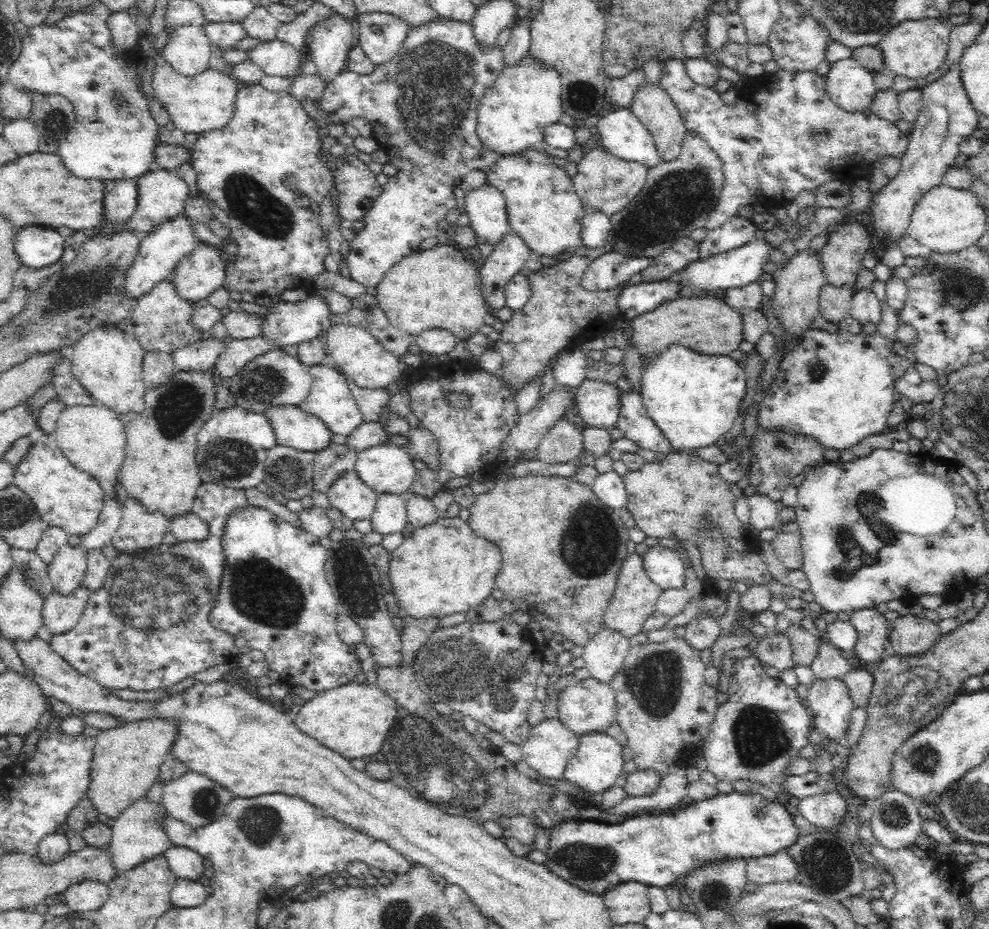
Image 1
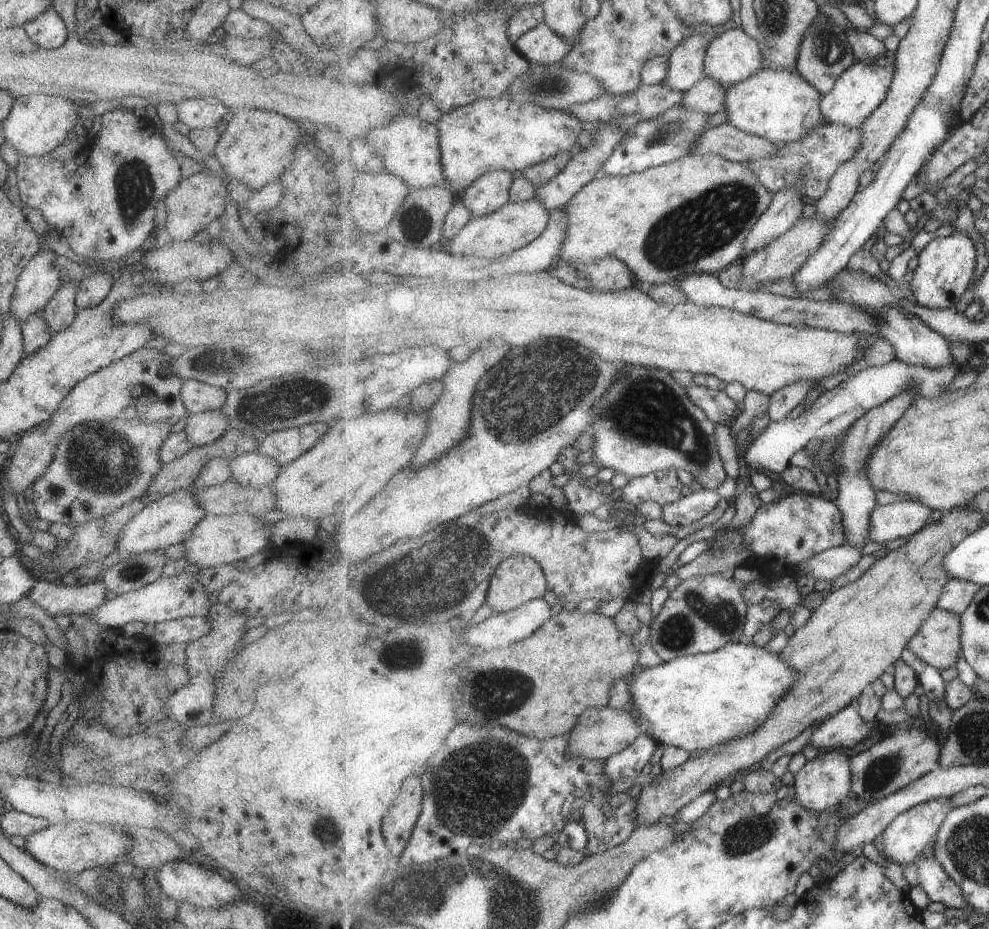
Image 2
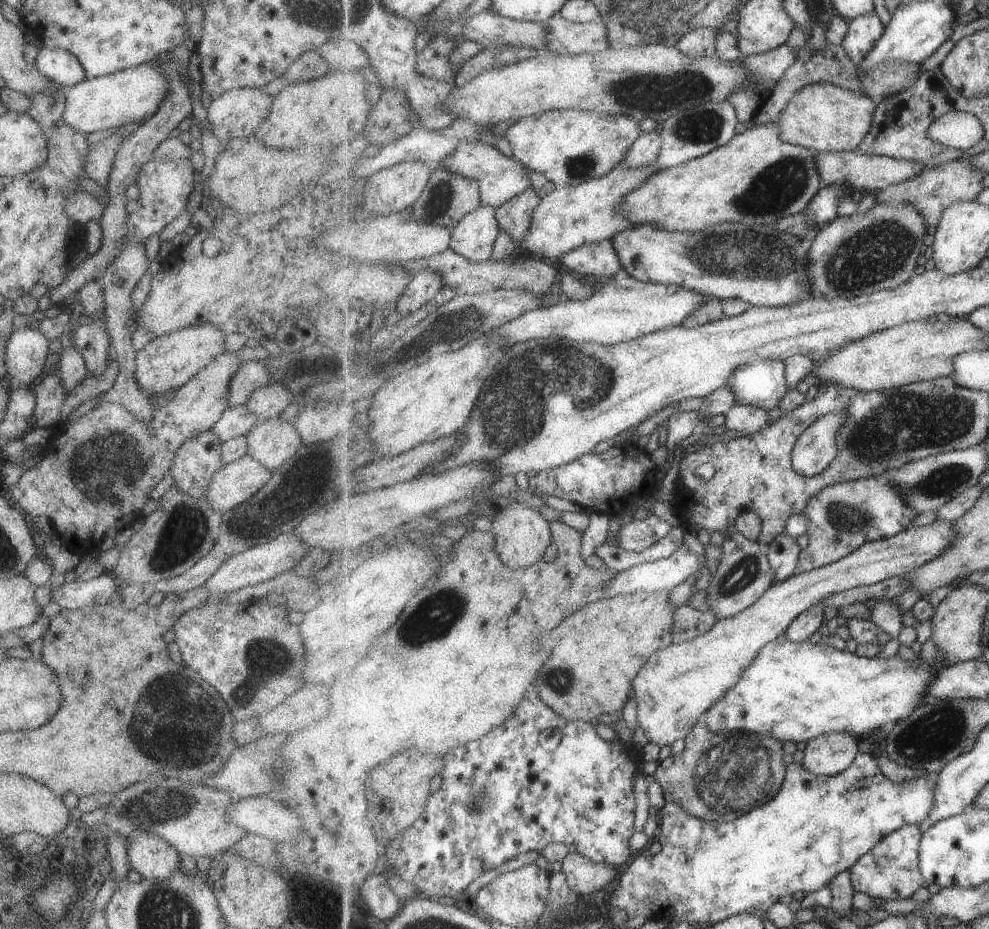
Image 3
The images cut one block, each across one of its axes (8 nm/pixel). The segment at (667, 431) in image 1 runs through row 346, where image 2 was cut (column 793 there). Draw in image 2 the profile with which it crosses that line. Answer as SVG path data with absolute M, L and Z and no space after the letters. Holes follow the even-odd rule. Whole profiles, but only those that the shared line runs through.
M746 640L741 643L729 643L725 647L710 653L699 653L696 655L687 655L684 657L677 657L672 661L664 661L660 665L655 667L649 667L646 669L638 669L635 674L629 678L627 681L629 692L632 695L632 705L639 712L638 720L645 728L651 730L651 735L659 744L665 745L669 744L671 746L676 746L679 748L684 748L690 753L695 752L695 750L705 750L708 751L713 747L725 745L733 739L740 739L744 736L752 735L760 727L763 727L765 723L768 722L769 718L774 714L778 703L781 703L785 695L800 682L800 672L793 668L780 653L769 652L765 647L759 647L756 644L752 644Z

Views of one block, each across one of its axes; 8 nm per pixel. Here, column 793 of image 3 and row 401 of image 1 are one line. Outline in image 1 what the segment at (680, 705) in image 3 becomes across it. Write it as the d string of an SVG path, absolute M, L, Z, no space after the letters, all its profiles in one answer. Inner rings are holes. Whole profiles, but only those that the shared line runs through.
M584 379L576 389L575 405L578 417L586 426L609 431L618 426L622 392L618 386Z

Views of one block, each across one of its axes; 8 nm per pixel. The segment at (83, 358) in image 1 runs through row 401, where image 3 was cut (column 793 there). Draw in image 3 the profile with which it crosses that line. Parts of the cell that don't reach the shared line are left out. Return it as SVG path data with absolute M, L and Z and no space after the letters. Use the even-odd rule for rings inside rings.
M814 83L797 92L775 122L780 129L780 140L815 151L856 151L872 128L878 104L865 93L843 89L831 83Z

